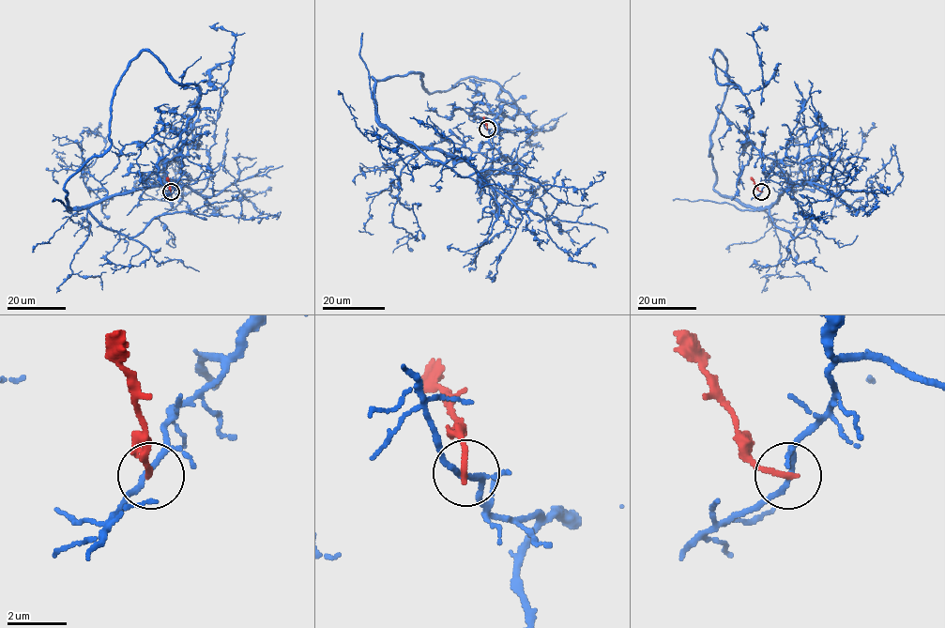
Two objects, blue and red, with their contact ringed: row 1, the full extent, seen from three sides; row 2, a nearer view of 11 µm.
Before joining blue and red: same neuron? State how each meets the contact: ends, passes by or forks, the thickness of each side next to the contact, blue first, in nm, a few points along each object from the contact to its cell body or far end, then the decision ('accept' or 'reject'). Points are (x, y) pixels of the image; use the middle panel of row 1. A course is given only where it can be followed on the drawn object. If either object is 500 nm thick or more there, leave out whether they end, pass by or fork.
blue passes by; red ends; calibres 170 and 190 nm; course blue (487, 129), (490, 158), (474, 152), (463, 160), (398, 138), (460, 176), (523, 172), (564, 202), (537, 221); course red (487, 129), (483, 116); reject

